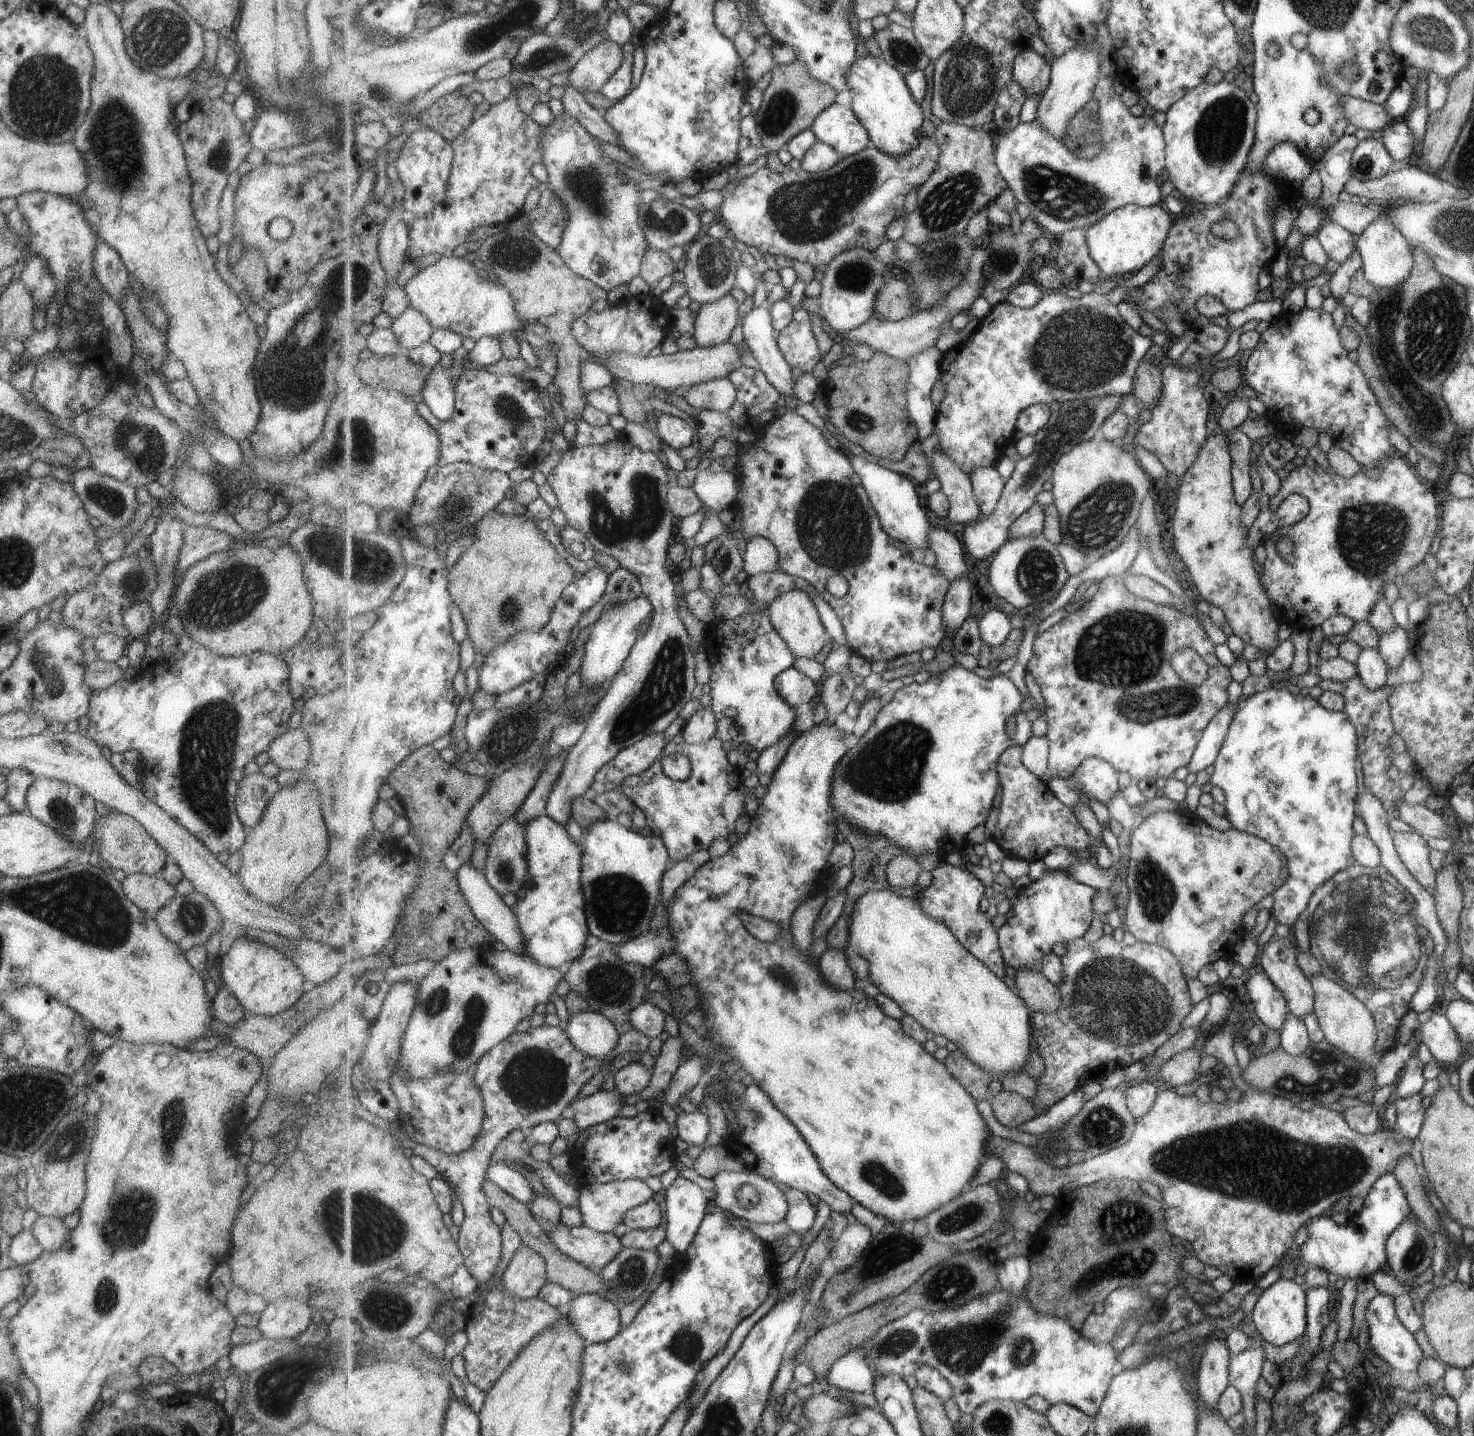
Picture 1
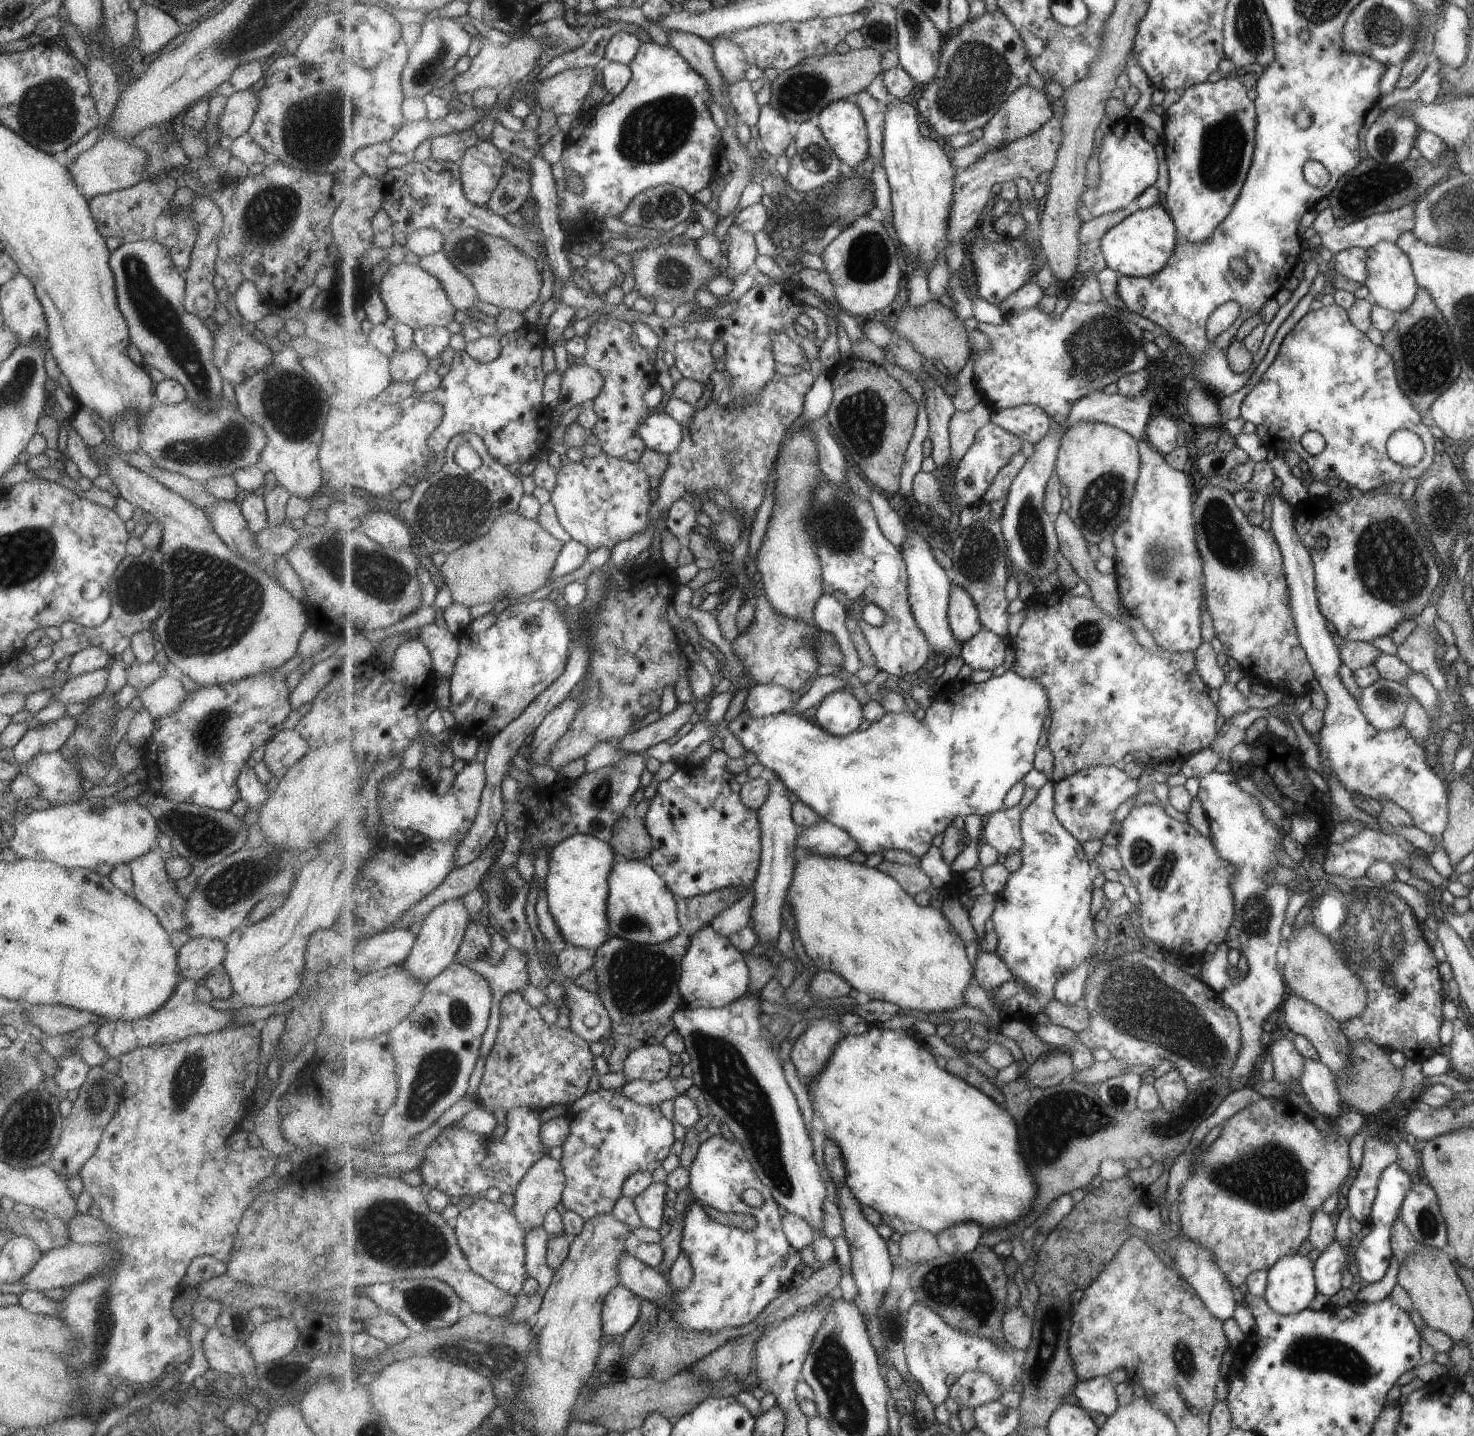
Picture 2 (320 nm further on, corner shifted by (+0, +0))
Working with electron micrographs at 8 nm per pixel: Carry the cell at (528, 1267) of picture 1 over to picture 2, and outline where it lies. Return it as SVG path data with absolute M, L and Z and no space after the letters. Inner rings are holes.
M548 1154L527 1172L513 1194L514 1211L526 1234L532 1228L547 1224L546 1214L561 1202L566 1182L562 1161Z

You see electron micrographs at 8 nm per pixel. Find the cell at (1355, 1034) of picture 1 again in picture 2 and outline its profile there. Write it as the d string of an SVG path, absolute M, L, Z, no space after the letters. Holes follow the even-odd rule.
M1312 923L1293 929L1287 941L1287 960L1283 965L1283 978L1289 993L1304 1001L1317 1005L1328 1012L1336 1021L1349 1020L1366 1007L1366 988L1361 984L1357 973L1342 959L1339 951Z

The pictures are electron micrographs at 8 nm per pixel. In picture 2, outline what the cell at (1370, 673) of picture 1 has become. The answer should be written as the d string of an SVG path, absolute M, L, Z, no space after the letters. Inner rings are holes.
M1377 679L1372 685L1363 687L1358 699L1358 707L1376 729L1380 731L1391 730L1392 728L1402 726L1402 718L1406 709L1408 695L1410 692L1405 684L1388 681L1385 679Z

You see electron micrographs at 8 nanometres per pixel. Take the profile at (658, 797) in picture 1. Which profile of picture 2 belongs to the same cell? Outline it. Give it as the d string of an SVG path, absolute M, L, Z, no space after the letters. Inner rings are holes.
M720 750L714 751L704 766L678 764L673 775L659 784L645 819L654 846L648 863L664 878L677 898L688 899L723 887L749 885L745 896L731 908L719 912L710 924L715 932L730 937L747 925L752 926L752 910L756 901L753 884L762 863L762 824L759 824L758 811L743 804L742 784L737 782L737 775L727 768L725 762L727 754Z

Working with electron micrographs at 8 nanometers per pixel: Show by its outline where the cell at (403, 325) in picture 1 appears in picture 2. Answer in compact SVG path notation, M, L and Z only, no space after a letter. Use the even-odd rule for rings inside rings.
M417 346L406 351L395 351L391 354L393 381L414 383L420 374L427 371L429 357Z

